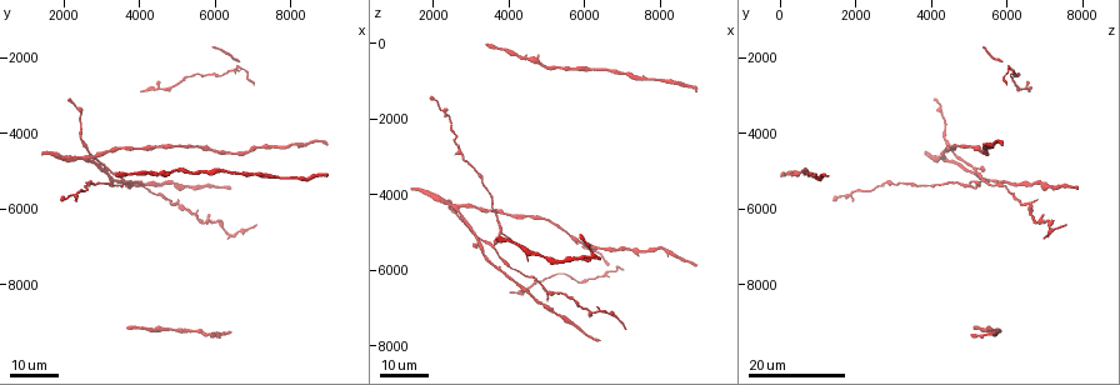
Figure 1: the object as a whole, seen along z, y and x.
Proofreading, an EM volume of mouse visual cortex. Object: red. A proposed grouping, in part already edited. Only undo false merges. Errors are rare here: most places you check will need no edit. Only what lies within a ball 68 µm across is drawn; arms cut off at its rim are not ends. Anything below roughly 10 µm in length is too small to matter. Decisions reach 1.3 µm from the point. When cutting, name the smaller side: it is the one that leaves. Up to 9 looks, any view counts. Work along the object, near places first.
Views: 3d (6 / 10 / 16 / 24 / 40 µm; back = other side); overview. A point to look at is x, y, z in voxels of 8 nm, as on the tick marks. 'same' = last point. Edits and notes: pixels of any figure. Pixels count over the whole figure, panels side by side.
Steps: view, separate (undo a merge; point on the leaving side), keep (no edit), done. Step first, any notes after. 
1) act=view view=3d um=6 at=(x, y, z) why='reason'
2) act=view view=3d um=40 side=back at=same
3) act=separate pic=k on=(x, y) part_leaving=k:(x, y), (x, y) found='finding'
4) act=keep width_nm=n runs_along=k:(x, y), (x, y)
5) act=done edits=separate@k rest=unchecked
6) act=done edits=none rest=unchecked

act=view view=3d um=24 at=(3500, 5150, 5400) why='small branch off a trunk'

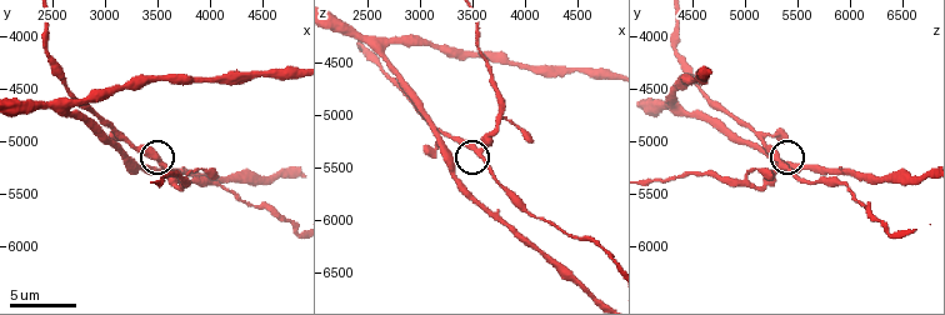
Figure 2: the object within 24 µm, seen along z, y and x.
act=view view=3d um=10 at=(3580, 5200, 5380)

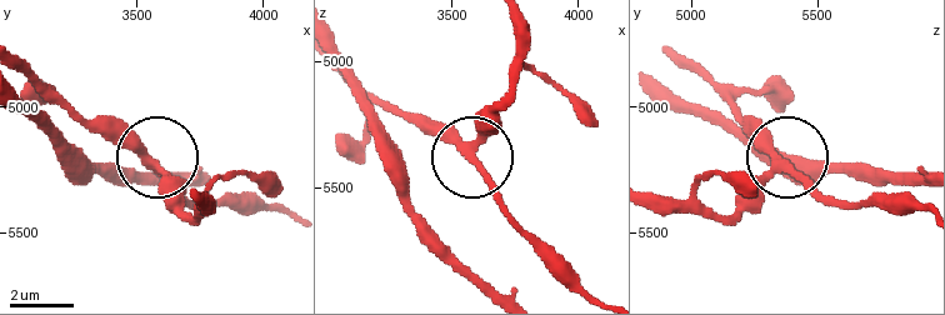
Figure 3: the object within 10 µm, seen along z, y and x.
act=keep arms=3 runs_along=3:(740, 204), (786, 164), (840, 204) found='one neuron here'

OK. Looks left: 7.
act=view view=3d um=24 at=(7300, 4250, 5550)

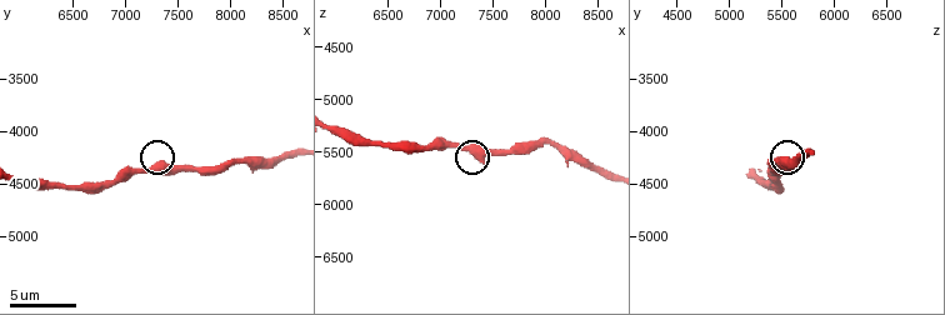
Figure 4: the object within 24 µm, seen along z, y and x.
act=view view=3d um=10 at=(7340, 4300, 5500) why='closer look'

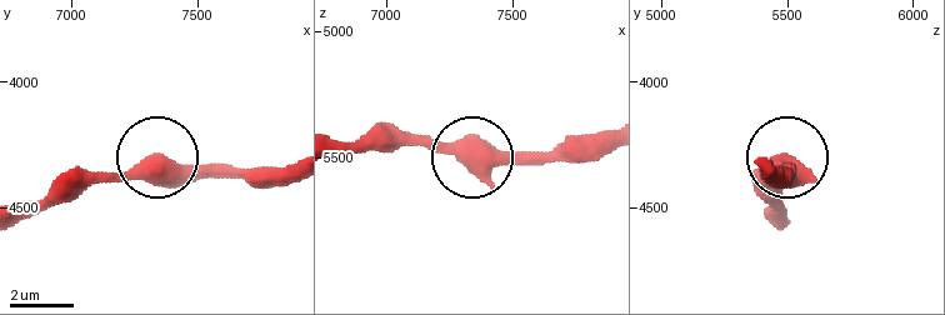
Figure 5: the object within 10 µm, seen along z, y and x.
act=keep found='continuous, no second neuron'

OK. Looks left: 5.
act=view view=3d um=10 at=(6560, 4540, 5440) why='thick turns thin'

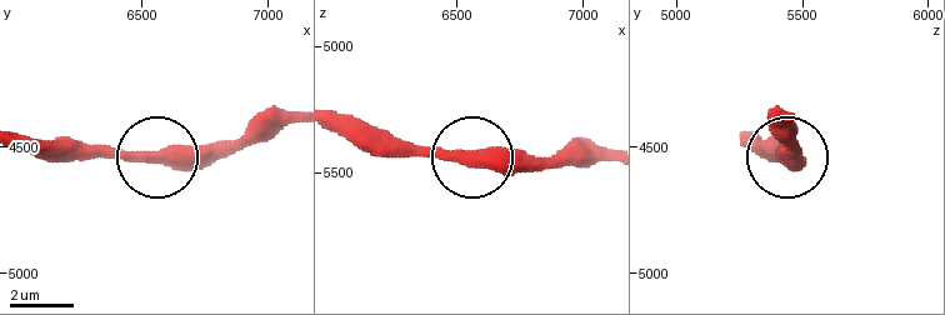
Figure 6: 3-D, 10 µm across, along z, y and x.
act=keep found='one neuron here'

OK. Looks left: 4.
act=view view=3d um=6 at=(2920, 4720, 4820) why='thick turns thin'

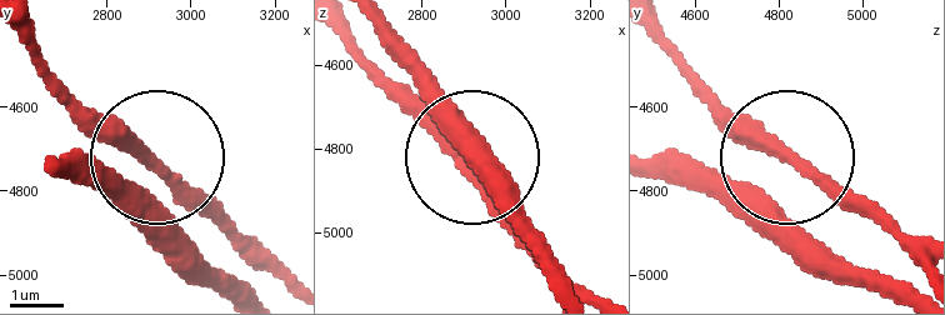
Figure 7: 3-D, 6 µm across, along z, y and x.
act=view view=3d um=6 side=back at=(2900, 4725, 4830)

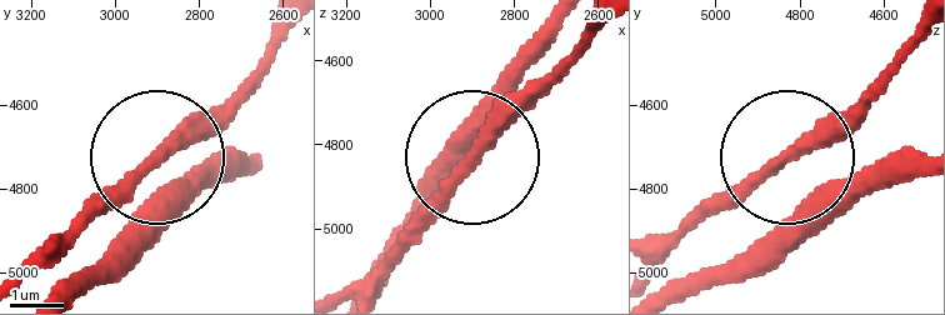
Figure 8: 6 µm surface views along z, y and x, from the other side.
act=keep width_nm=260 runs_along=8:(349, 293), (574, 55) found='all the same neuron'

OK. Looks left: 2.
act=done edits=none rest=unchecked

